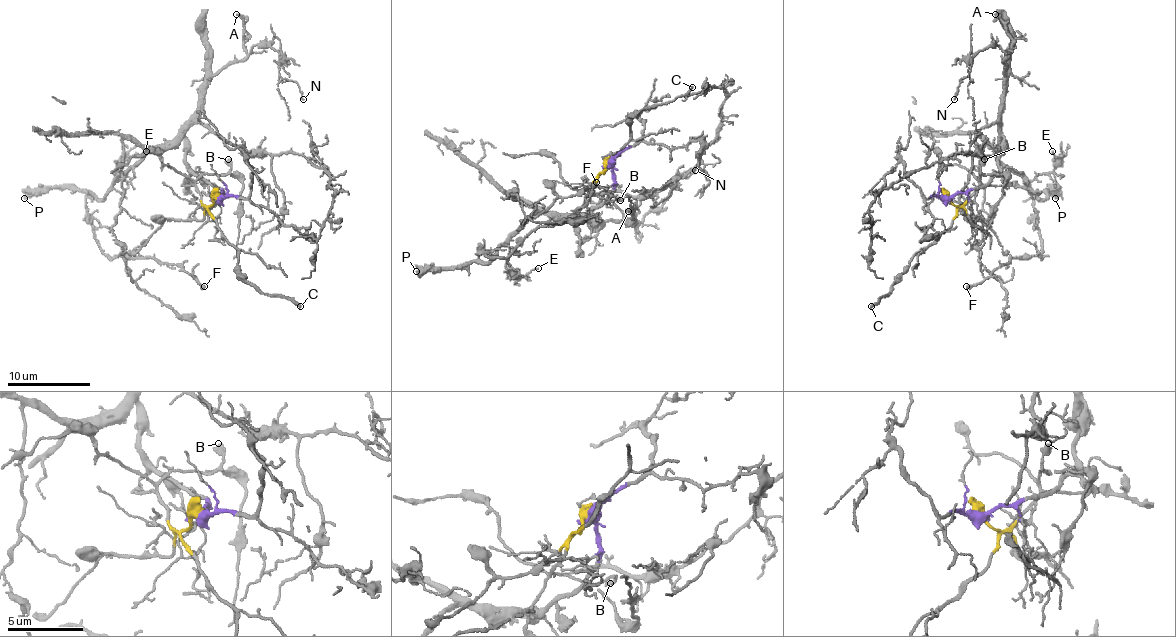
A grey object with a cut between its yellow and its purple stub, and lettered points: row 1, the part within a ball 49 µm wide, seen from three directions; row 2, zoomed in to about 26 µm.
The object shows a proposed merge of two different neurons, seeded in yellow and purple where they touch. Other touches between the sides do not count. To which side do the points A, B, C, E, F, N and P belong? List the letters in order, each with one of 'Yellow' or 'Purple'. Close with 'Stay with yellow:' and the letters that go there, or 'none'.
A: Purple
B: Yellow
C: Yellow
E: Purple
F: Purple
N: Purple
P: Purple
Stay with yellow: B, C

